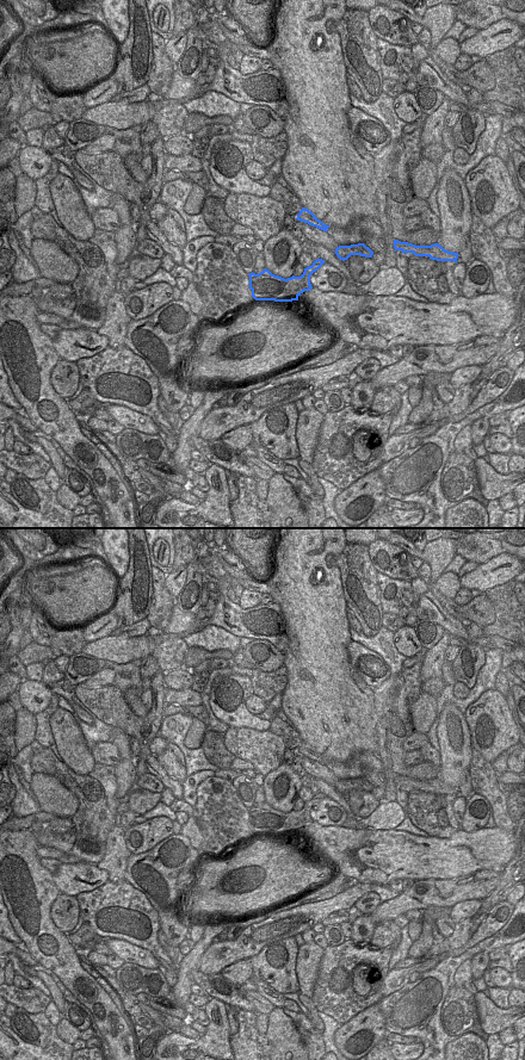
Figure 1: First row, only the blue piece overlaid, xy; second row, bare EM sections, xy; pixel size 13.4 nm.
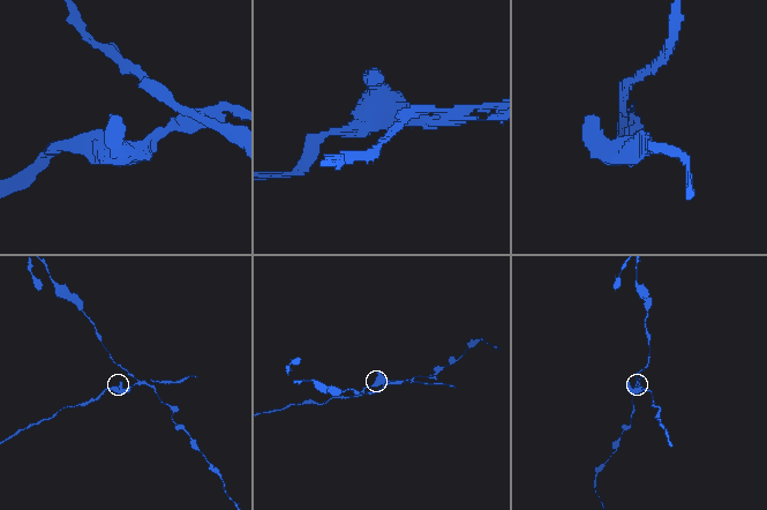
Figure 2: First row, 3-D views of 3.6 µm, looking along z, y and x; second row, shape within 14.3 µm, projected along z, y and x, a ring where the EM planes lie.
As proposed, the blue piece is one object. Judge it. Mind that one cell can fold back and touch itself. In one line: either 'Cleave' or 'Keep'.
Cleave.

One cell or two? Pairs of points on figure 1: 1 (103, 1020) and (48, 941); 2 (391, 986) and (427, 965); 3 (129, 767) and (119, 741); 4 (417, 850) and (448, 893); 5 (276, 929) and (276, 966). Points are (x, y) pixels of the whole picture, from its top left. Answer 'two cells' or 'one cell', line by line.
1: one cell
2: one cell
3: one cell
4: two cells
5: two cells

